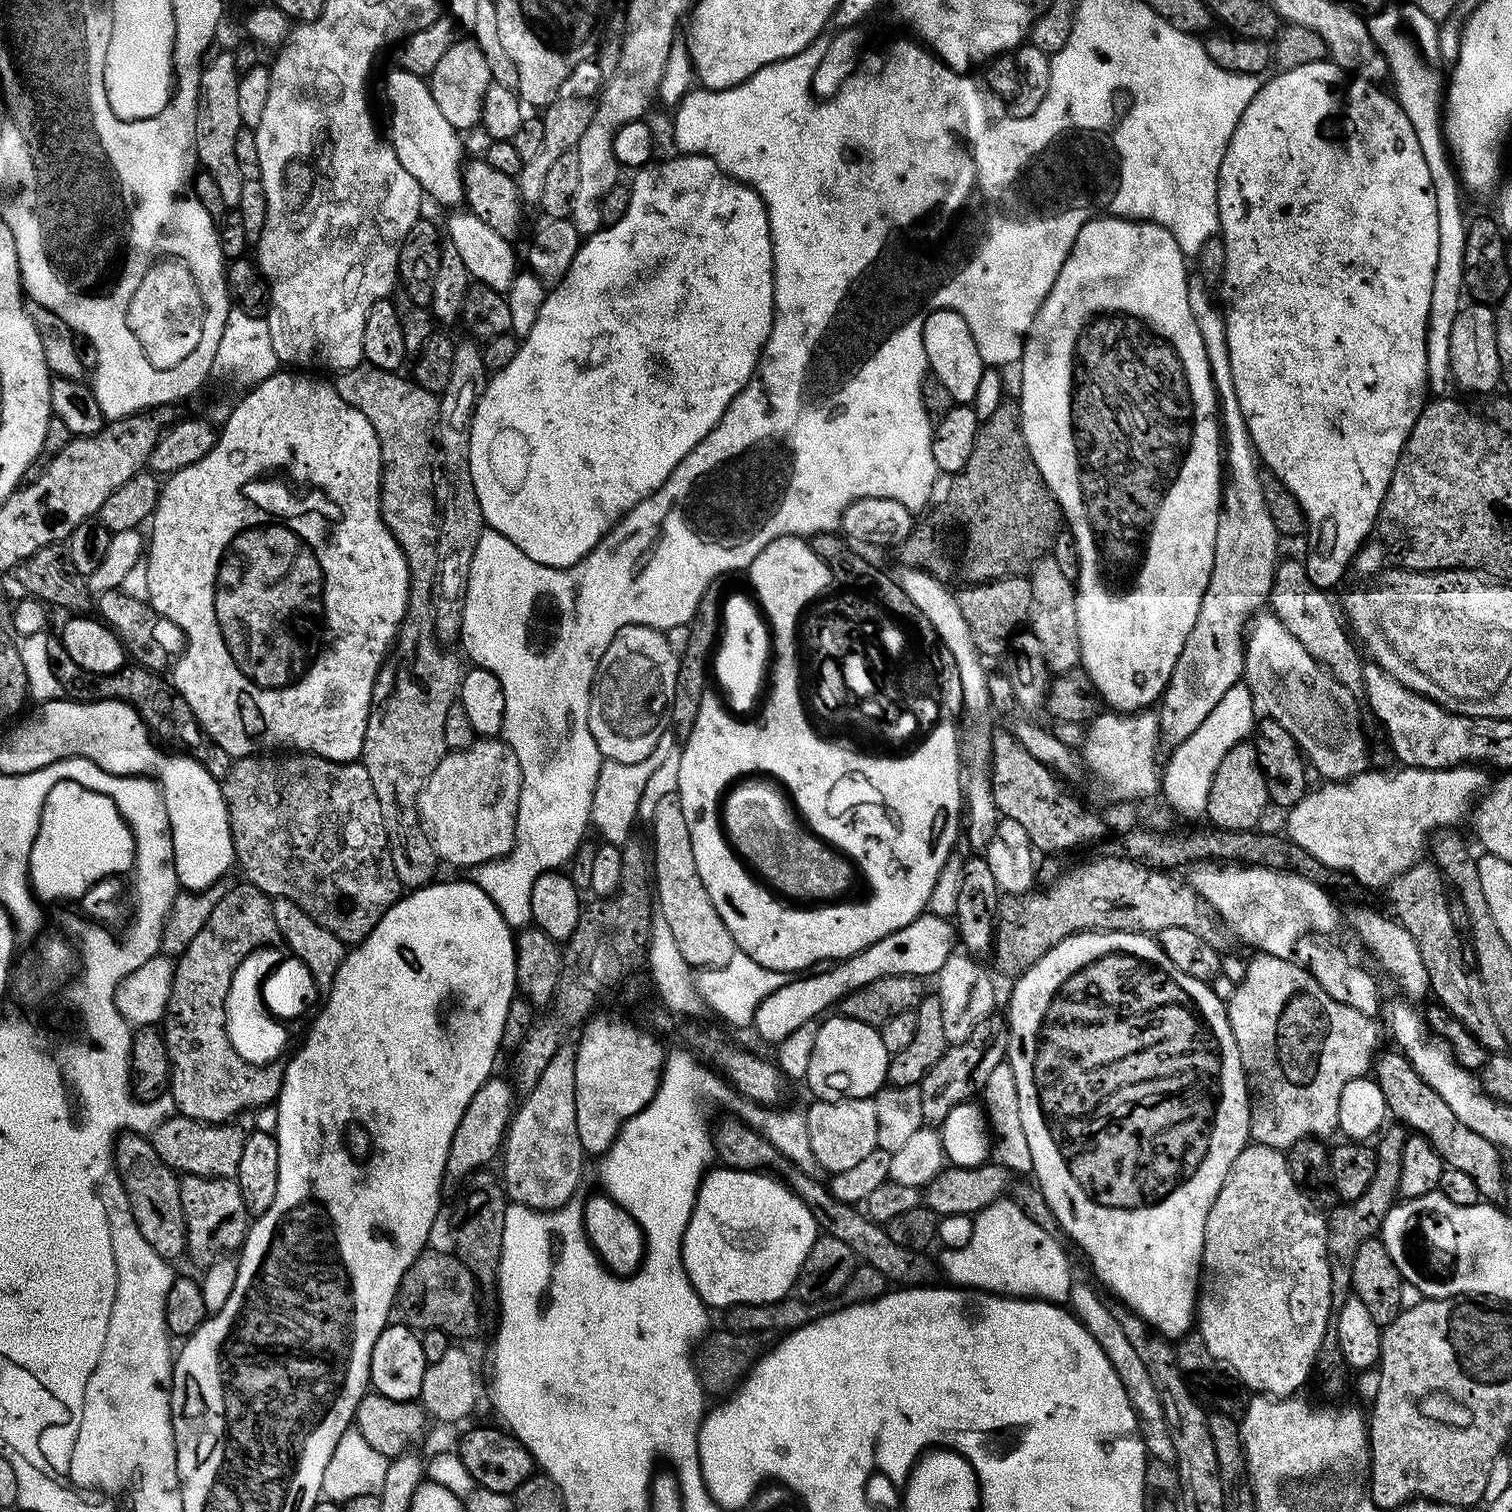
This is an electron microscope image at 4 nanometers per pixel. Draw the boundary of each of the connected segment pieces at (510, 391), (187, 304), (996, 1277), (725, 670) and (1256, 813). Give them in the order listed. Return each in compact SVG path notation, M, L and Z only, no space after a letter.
M676 154L673 160L664 160L661 164L649 163L639 169L635 176L636 181L630 184L632 197L629 200L629 208L625 216L616 224L601 227L599 232L595 232L593 236L587 237L581 243L569 272L566 273L562 282L547 293L542 310L539 311L530 334L523 337L523 340L519 343L514 358L510 361L510 366L506 366L501 372L495 373L485 383L484 393L481 394L480 400L476 404L476 413L472 416L468 473L474 482L474 494L478 494L478 506L484 515L485 525L491 531L502 534L502 538L510 538L510 542L514 542L514 546L518 546L518 550L522 550L522 554L526 554L526 558L530 558L542 566L550 566L551 568L574 566L582 558L586 558L586 554L590 554L590 550L594 550L594 546L598 546L600 539L631 508L638 506L638 502L642 502L650 494L659 490L666 482L666 478L670 478L670 474L678 466L678 462L682 462L682 458L686 458L686 454L690 454L690 450L694 450L694 446L698 446L698 442L702 442L702 438L706 438L706 434L710 434L710 430L714 430L714 426L718 426L722 414L726 414L730 402L734 402L734 398L744 389L746 382L751 378L753 370L756 369L756 364L760 361L760 354L764 350L764 345L767 344L768 338L772 334L772 322L776 310L776 303L774 302L774 290L776 289L774 286L774 250L770 238L770 218L759 194L749 184L741 184L733 176L727 176L718 166L718 162L711 160L709 156Z
M164 258L152 265L149 272L142 278L138 290L134 290L134 298L128 307L130 330L142 346L145 361L154 368L176 368L178 362L187 360L195 353L198 338L202 338L203 317L204 304L200 301L200 287L197 286L187 264L175 258Z
M1001 1198L972 1217L972 1233L970 1242L966 1242L966 1246L944 1248L941 1251L938 1268L939 1271L941 1268L952 1279L949 1281L953 1285L963 1286L968 1290L979 1290L1029 1300L1046 1300L1050 1304L1064 1306L1069 1303L1074 1277L1072 1277L1072 1268L1068 1265L1068 1256L1058 1241L1056 1236L1046 1234L1046 1230L1042 1230L1042 1226L1030 1222L1030 1218L1026 1218L1026 1214L1022 1214L1022 1210L1017 1206L1015 1200Z
M732 596L723 601L722 604L722 635L718 640L718 647L714 652L714 676L720 679L724 692L728 695L726 704L733 713L748 714L752 707L761 699L760 687L766 684L766 668L764 672L764 632L766 636L766 620L761 609L751 599L744 596Z
M1255 743L1236 744L1228 751L1226 758L1218 762L1218 770L1214 770L1214 778L1210 782L1206 816L1213 820L1211 823L1217 829L1225 828L1235 832L1246 832L1259 825L1256 823L1259 822L1264 807L1269 807L1269 804L1266 778L1258 762Z

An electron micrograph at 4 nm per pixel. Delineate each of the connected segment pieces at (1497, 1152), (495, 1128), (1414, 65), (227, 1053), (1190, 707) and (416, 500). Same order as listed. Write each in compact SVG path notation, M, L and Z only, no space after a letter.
M1399 1050L1381 1051L1374 1060L1374 1079L1382 1090L1385 1106L1393 1121L1399 1122L1417 1136L1424 1136L1441 1156L1445 1165L1470 1174L1478 1185L1481 1197L1488 1202L1499 1201L1504 1192L1504 1164L1500 1161L1501 1149L1494 1142L1486 1142L1482 1134L1474 1134L1470 1126L1462 1126L1442 1094L1434 1090L1414 1070L1414 1066Z
M499 1074L493 1075L470 1098L466 1110L462 1110L462 1118L452 1135L448 1161L444 1167L447 1179L463 1181L465 1178L489 1167L492 1159L499 1157L502 1152L505 1135L514 1111L514 1089L507 1079Z
M1411 2L1392 4L1380 9L1375 16L1368 20L1368 29L1376 49L1380 52L1387 75L1392 76L1394 99L1400 105L1402 114L1406 114L1411 129L1418 137L1418 147L1422 150L1422 158L1426 158L1426 167L1430 169L1430 186L1434 186L1434 202L1438 202L1438 266L1434 266L1434 290L1430 290L1430 310L1428 311L1428 341L1426 342L1426 370L1428 371L1428 386L1433 393L1440 394L1444 383L1452 380L1452 367L1450 366L1450 330L1454 330L1454 318L1458 318L1462 301L1460 295L1465 295L1464 287L1464 251L1466 250L1466 220L1460 206L1459 192L1462 192L1458 181L1458 174L1450 161L1450 154L1446 149L1446 141L1442 129L1442 72L1436 69L1440 57L1438 46L1437 21L1432 20L1422 10L1418 10Z
M233 883L218 906L210 910L206 926L194 934L194 942L175 961L168 1008L162 1021L175 1111L203 1124L222 1124L239 1117L236 1115L243 1108L271 1105L284 1085L283 1063L248 1064L232 1051L227 1037L224 1003L229 980L252 951L281 943L278 922L274 922L272 913L273 901L258 886L239 883Z
M1192 274L1188 278L1190 314L1198 322L1198 334L1206 346L1206 358L1210 362L1212 381L1218 397L1218 418L1222 423L1222 460L1226 465L1226 479L1222 484L1222 507L1216 537L1214 538L1214 566L1210 570L1210 582L1198 606L1198 616L1178 662L1170 674L1164 695L1158 701L1160 734L1163 743L1175 746L1206 720L1206 714L1222 700L1222 694L1234 685L1241 683L1244 674L1244 641L1246 623L1254 614L1261 611L1260 603L1272 591L1272 578L1276 574L1278 555L1276 540L1278 533L1270 512L1266 510L1266 500L1262 494L1260 481L1261 461L1238 406L1234 390L1234 378L1230 374L1230 350L1226 342L1226 326L1223 311L1212 301L1214 292L1204 284L1203 275Z
M367 362L360 363L354 369L348 369L345 372L339 373L335 377L334 387L337 394L340 395L350 406L354 406L354 410L358 410L362 414L366 414L366 422L370 422L370 426L374 426L374 434L378 434L378 446L380 447L380 513L390 534L394 536L398 542L398 546L404 552L404 557L408 563L408 612L404 616L404 620L400 623L400 631L397 635L396 642L392 646L391 652L388 654L380 672L376 675L374 682L374 690L372 691L372 705L368 711L368 721L366 722L366 734L364 735L364 745L360 751L362 763L366 774L370 774L370 782L374 782L374 794L378 794L378 806L382 806L382 822L386 826L386 838L388 839L388 849L392 855L394 862L394 874L398 874L401 885L405 889L415 890L424 887L425 884L433 883L436 872L436 864L438 865L438 857L431 840L428 839L427 831L422 827L420 814L416 810L416 799L420 797L420 791L426 786L426 782L430 778L430 774L434 774L434 770L438 766L438 762L442 762L442 758L446 755L446 737L442 735L444 724L446 722L446 714L450 711L450 706L457 703L460 695L460 683L462 677L462 669L460 670L460 660L452 652L447 652L445 645L437 640L432 627L432 587L434 586L434 574L436 573L436 537L440 534L440 526L438 523L438 496L434 491L434 449L436 446L436 419L440 413L440 402L437 393L428 392L421 384L413 382L411 379L403 380L400 374L396 372L387 372L381 368L376 368Z

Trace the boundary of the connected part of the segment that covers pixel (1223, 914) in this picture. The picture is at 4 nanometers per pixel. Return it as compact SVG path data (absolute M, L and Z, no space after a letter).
M1197 862L1191 865L1191 867L1187 869L1187 872L1187 883L1191 885L1193 891L1197 893L1203 903L1215 913L1224 928L1231 932L1239 943L1241 940L1242 943L1249 944L1250 947L1256 948L1252 950L1259 950L1265 956L1277 956L1283 960L1293 959L1294 953L1292 953L1292 951L1295 950L1296 943L1298 943L1299 940L1306 939L1311 932L1317 932L1318 935L1324 936L1327 932L1334 931L1340 924L1340 912L1336 909L1335 902L1324 893L1327 891L1325 891L1321 885L1315 884L1314 882L1306 882L1306 878L1302 878L1293 872L1279 872L1273 868L1259 868L1256 864L1238 864L1235 862Z

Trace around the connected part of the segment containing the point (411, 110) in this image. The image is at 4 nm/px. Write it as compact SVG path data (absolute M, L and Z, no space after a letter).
M396 70L384 84L384 100L388 103L386 139L392 145L398 162L406 166L406 174L418 182L425 197L432 199L433 196L440 204L460 204L464 200L461 176L464 144L460 141L458 129L450 126L442 110L438 110L431 87L421 77Z

